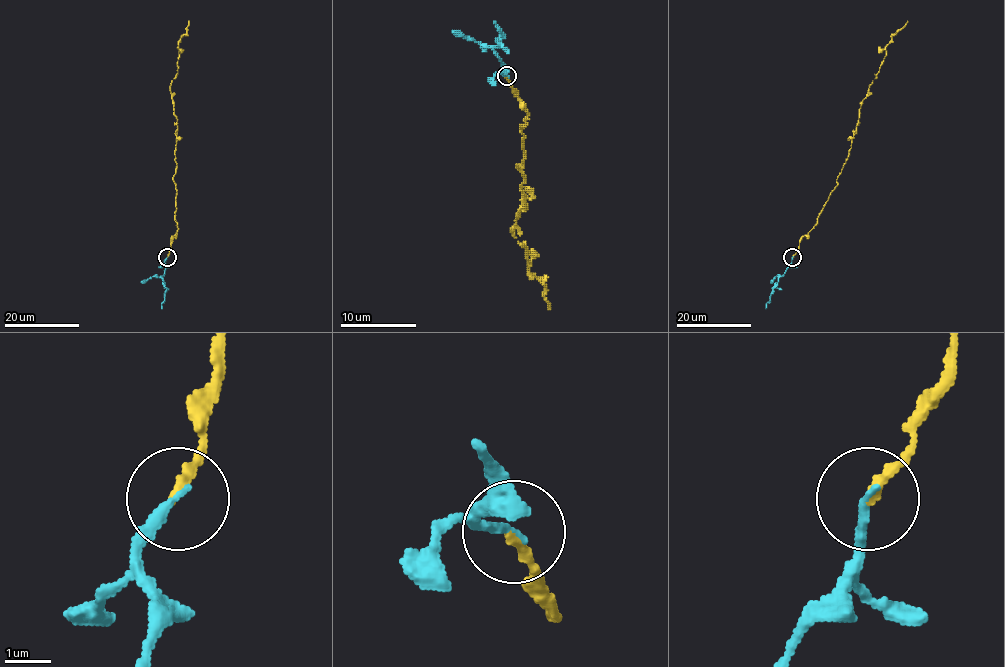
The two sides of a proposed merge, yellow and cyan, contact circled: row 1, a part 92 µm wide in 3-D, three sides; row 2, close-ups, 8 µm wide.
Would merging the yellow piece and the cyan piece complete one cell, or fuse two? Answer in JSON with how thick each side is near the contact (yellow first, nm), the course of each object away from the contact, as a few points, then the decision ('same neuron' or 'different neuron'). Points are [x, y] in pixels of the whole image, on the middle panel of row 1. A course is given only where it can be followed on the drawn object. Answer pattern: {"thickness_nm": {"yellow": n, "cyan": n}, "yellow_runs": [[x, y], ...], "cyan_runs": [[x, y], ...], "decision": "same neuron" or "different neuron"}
{"thickness_nm": {"yellow": 220, "cyan": 220}, "yellow_runs": [[507, 76], [527, 113], [518, 166], [527, 204], [512, 230], [550, 307]], "cyan_runs": [[507, 76], [499, 74], [503, 64], [493, 49], [503, 36], [493, 23], [495, 21]], "decision": "same neuron"}

